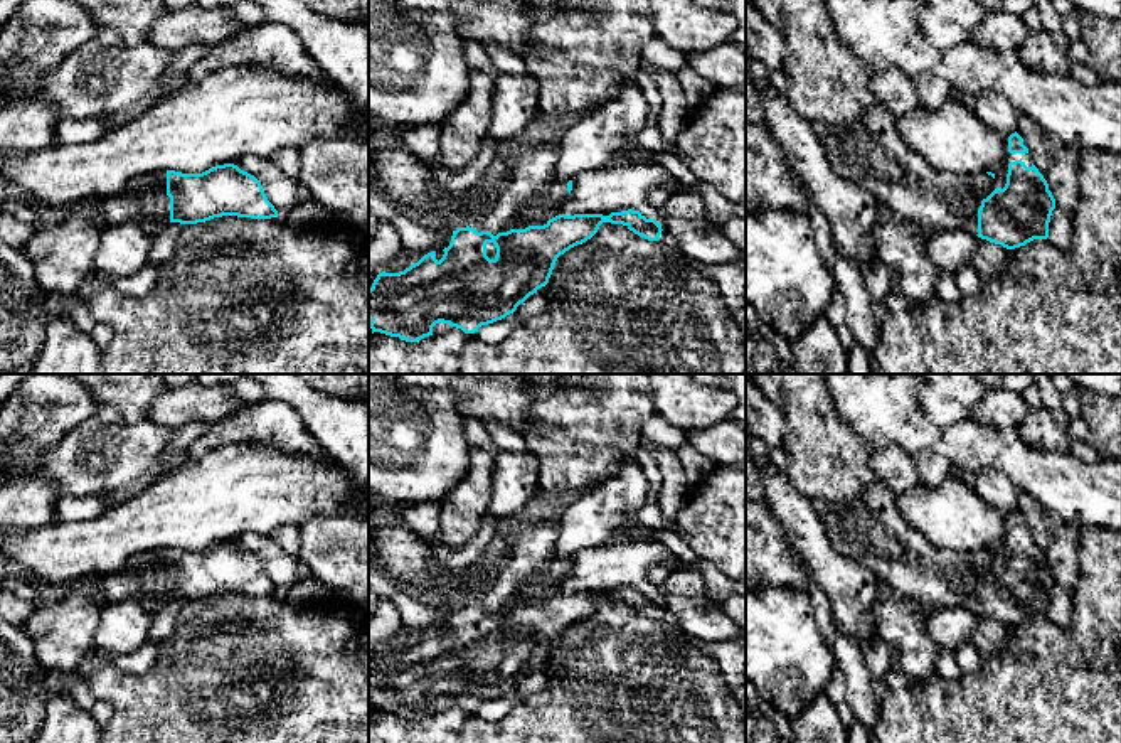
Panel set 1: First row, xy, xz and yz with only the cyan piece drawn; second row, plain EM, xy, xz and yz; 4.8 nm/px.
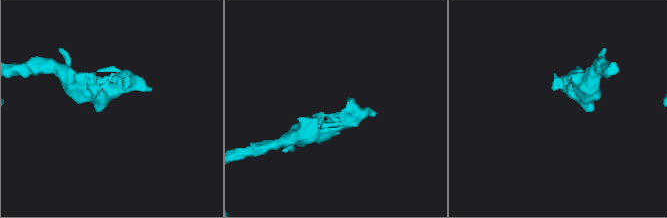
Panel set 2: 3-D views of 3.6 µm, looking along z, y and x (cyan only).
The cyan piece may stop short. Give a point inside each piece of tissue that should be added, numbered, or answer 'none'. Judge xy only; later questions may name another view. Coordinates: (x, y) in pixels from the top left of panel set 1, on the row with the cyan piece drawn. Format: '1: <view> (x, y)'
1: xy (145, 203)

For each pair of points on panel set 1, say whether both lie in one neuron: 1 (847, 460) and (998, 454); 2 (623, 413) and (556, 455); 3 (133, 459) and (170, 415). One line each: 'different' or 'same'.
1: different
2: same
3: different

